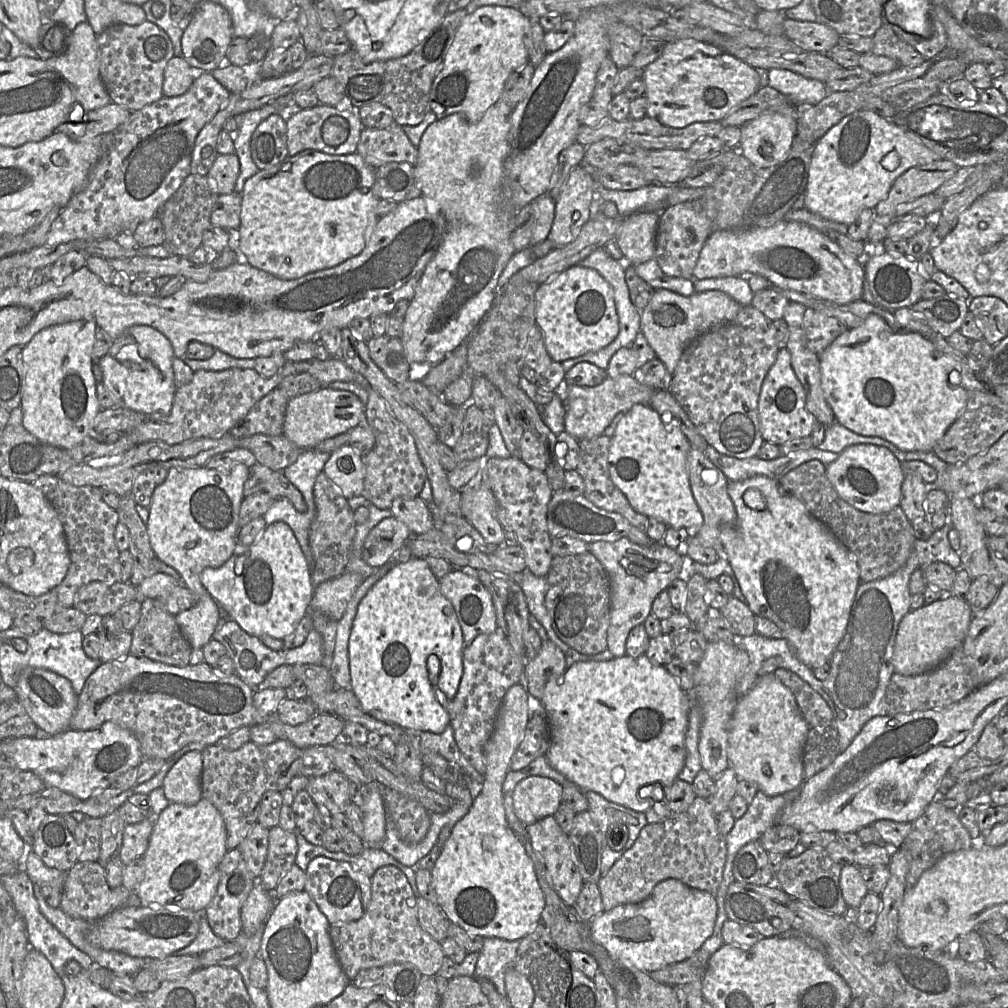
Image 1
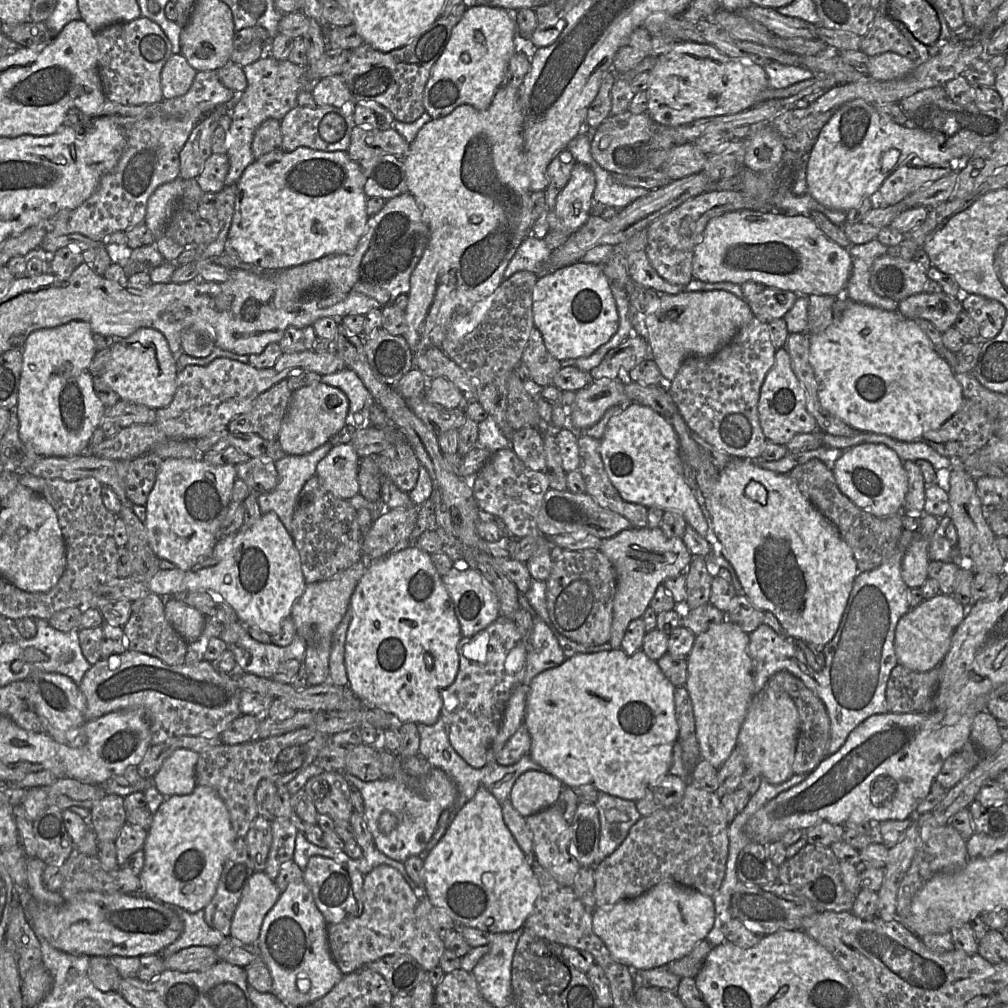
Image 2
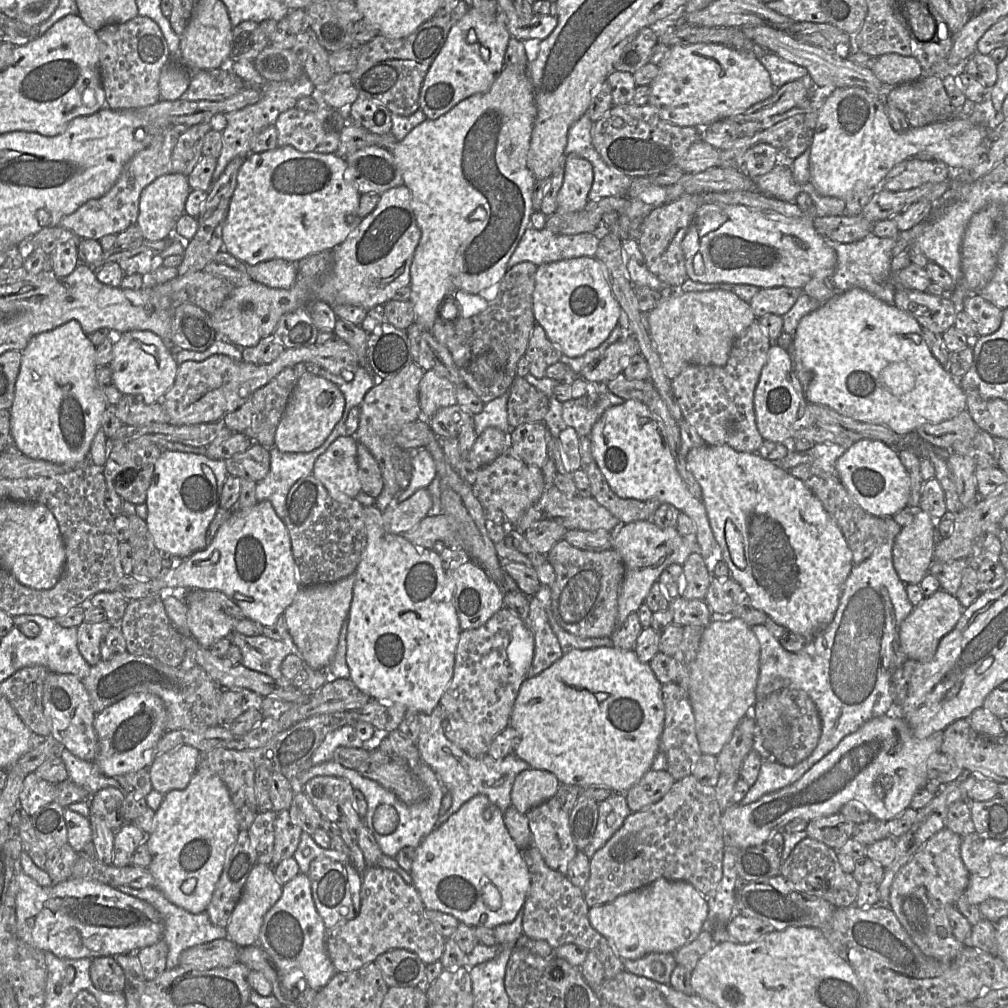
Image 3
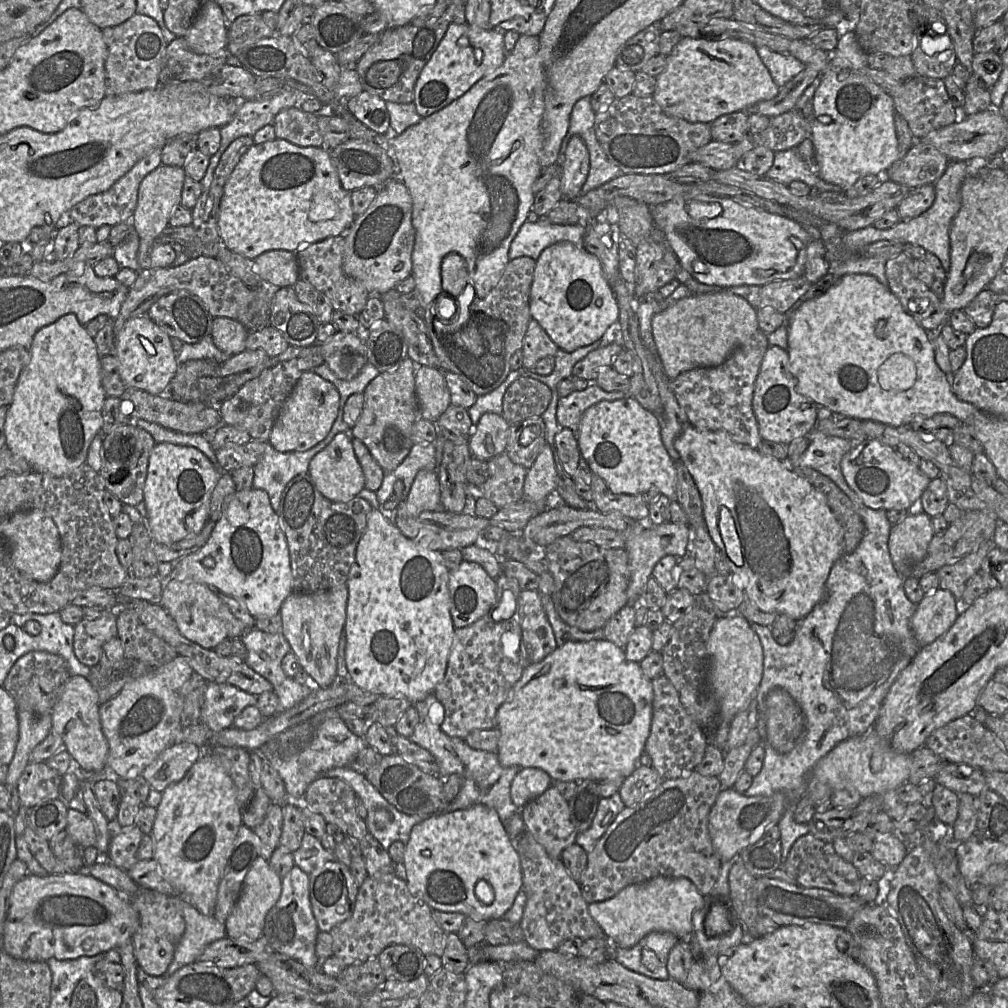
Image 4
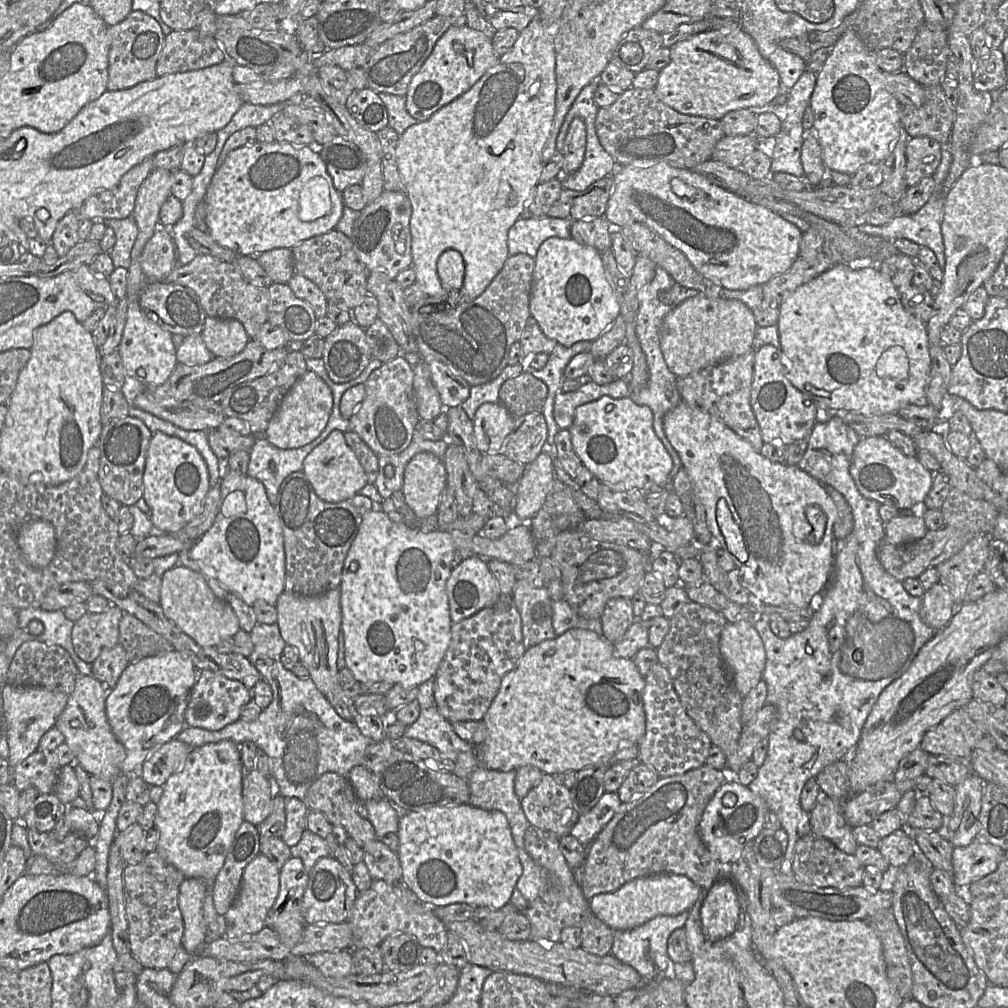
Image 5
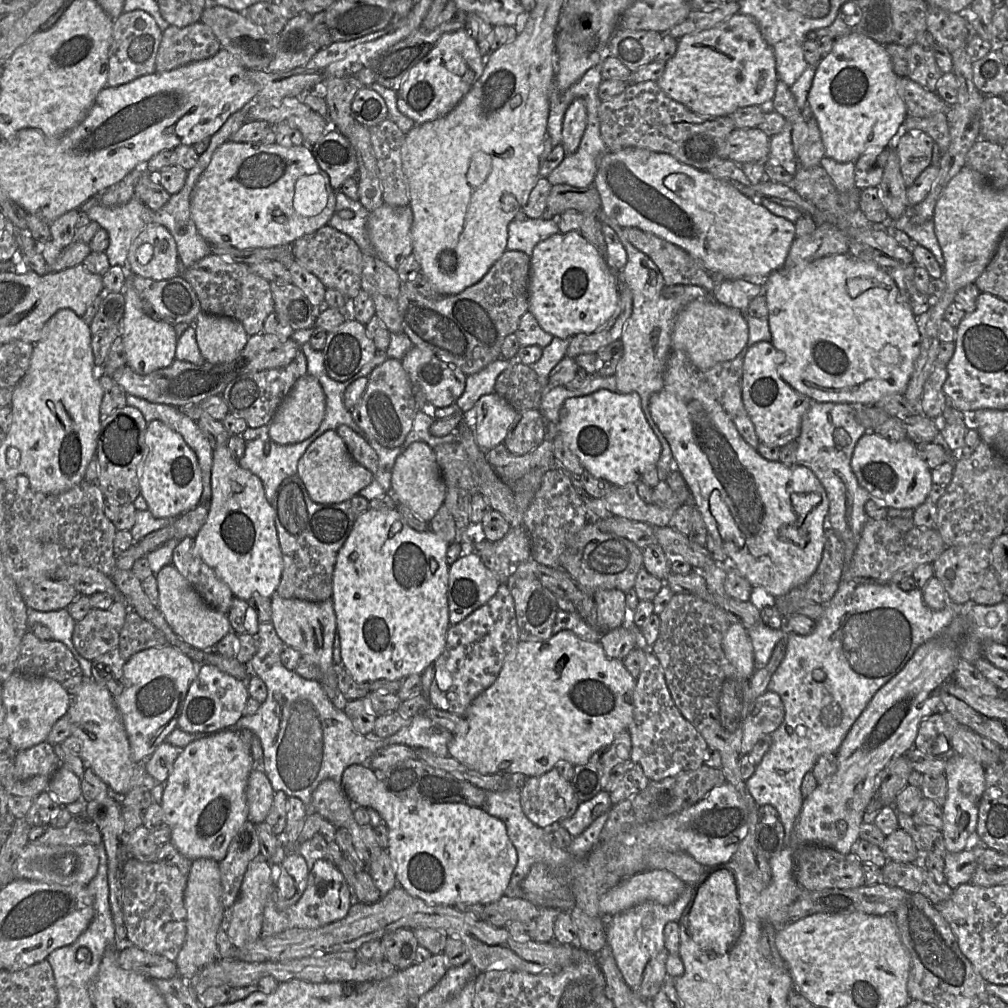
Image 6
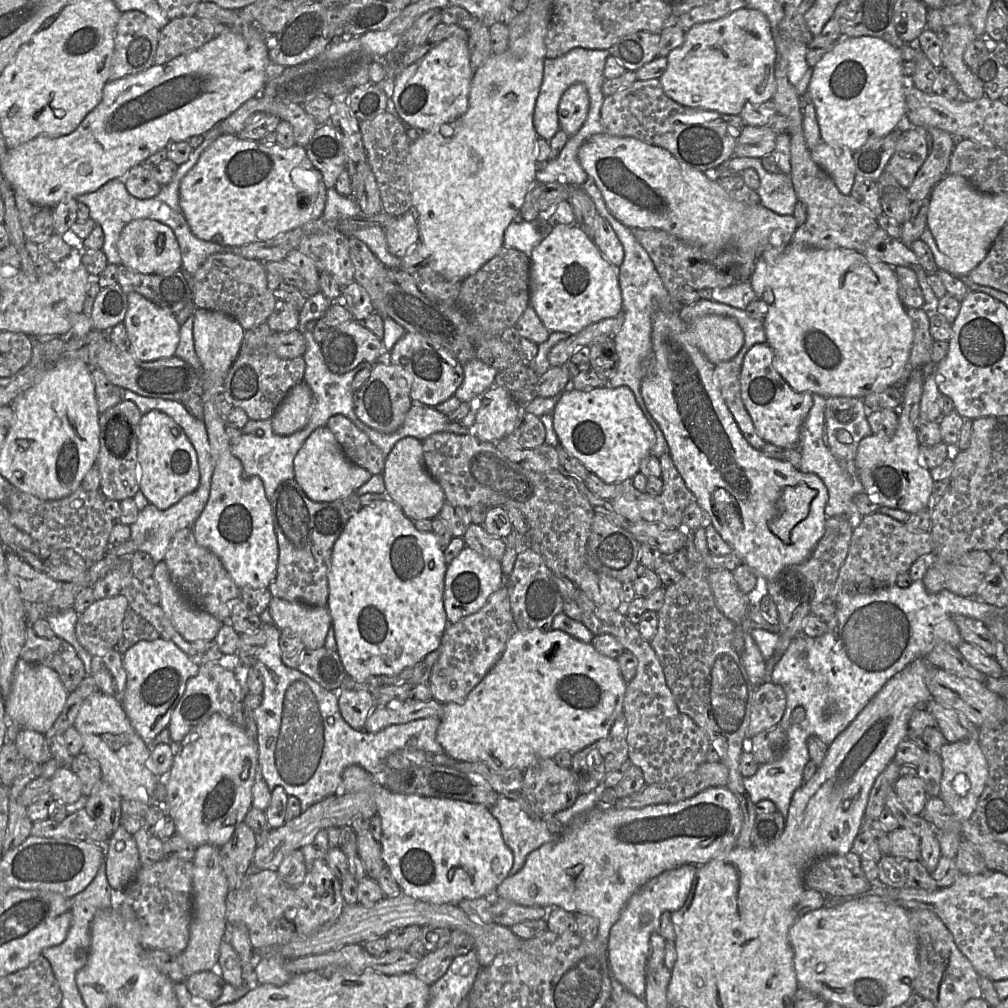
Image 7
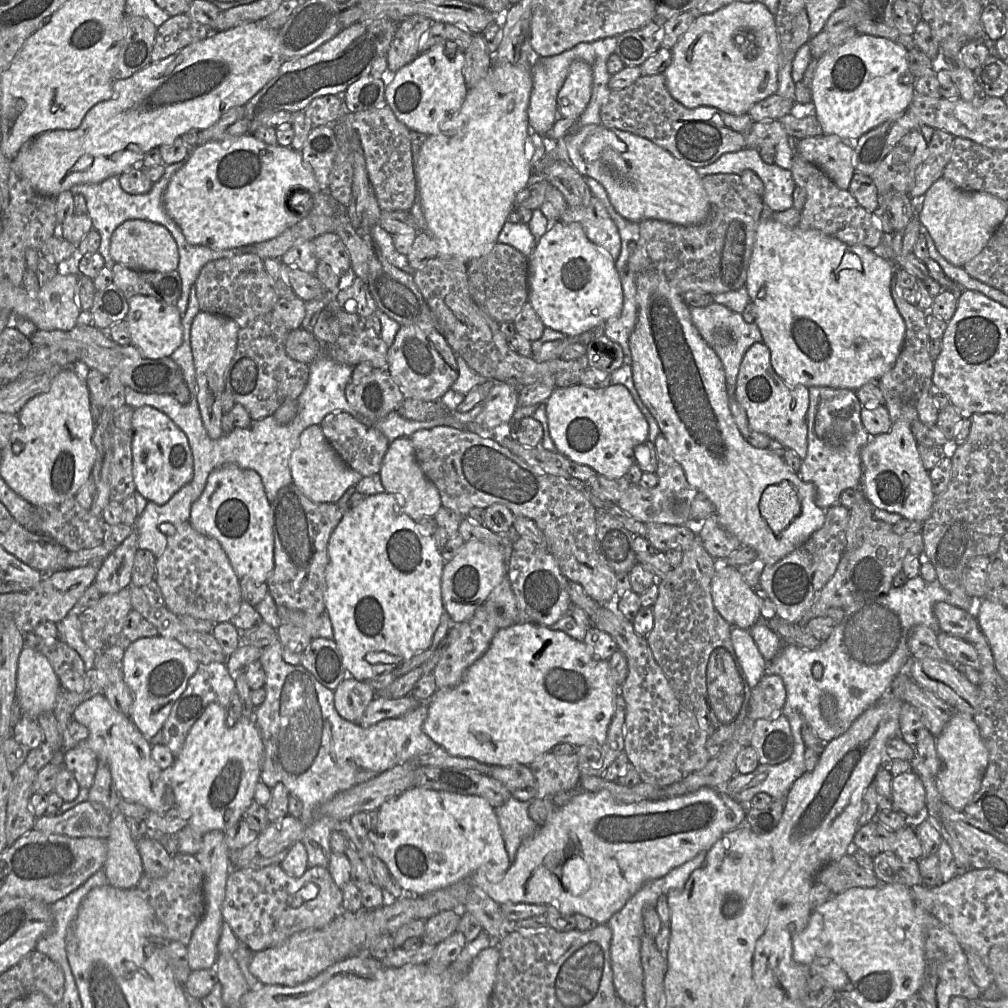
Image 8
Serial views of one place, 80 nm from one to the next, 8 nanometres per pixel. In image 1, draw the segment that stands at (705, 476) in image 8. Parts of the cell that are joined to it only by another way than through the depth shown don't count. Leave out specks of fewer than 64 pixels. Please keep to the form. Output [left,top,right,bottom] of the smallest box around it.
[720,475,861,669]

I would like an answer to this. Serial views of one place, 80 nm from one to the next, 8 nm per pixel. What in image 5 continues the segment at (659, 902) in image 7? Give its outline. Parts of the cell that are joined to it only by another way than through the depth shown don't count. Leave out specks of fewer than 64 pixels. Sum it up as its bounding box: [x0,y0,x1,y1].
[610,912,688,981]

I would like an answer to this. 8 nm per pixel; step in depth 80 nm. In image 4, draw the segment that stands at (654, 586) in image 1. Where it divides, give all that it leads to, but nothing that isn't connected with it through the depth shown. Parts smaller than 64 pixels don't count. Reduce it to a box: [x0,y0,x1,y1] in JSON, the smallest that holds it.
[622,522,690,605]

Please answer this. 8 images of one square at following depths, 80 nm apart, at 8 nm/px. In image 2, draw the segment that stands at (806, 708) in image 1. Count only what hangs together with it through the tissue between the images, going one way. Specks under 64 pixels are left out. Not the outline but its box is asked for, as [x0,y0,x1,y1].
[767,671,830,774]

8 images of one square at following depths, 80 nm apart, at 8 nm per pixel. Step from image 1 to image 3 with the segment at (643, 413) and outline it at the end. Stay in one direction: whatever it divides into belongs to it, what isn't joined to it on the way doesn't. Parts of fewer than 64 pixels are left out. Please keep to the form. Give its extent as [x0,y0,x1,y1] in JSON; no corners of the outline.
[589,400,718,560]

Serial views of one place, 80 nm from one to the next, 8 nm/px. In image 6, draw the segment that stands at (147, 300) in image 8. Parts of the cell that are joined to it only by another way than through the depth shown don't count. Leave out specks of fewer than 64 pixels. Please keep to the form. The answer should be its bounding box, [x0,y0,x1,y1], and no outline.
[121,279,176,375]

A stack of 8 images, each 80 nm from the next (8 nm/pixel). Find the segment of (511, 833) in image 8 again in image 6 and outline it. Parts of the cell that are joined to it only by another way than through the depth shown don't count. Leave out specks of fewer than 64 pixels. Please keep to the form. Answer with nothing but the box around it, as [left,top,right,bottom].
[482,774,577,907]

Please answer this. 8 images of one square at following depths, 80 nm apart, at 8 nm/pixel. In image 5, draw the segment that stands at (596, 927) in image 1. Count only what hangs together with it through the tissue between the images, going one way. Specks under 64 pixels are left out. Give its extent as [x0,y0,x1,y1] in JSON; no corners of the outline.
[588,874,702,931]

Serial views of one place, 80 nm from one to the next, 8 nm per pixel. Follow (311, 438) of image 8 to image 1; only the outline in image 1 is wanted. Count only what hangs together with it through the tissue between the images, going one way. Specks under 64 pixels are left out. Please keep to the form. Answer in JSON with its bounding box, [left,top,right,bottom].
[323,444,365,498]

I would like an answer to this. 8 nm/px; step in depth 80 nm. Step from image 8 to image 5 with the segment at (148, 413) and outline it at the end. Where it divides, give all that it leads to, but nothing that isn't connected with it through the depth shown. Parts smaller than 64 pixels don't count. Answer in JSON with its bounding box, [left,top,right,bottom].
[143,432,209,534]

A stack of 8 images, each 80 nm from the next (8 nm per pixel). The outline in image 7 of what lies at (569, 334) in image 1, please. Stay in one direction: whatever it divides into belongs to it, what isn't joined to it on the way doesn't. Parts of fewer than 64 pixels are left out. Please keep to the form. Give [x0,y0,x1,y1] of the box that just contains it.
[529,223,622,334]

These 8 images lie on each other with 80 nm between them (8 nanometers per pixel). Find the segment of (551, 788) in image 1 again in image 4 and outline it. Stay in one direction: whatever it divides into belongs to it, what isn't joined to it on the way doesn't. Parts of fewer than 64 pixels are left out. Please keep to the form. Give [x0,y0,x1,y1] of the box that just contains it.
[511,767,553,809]

